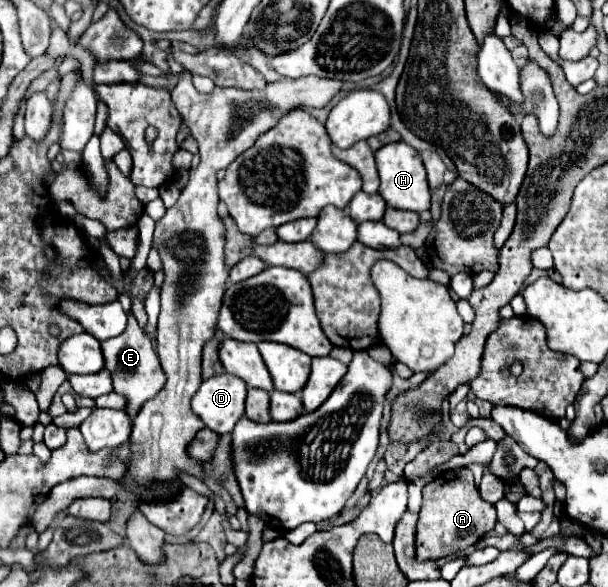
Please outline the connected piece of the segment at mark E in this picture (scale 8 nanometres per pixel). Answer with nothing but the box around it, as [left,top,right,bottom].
[102,313,166,417]

